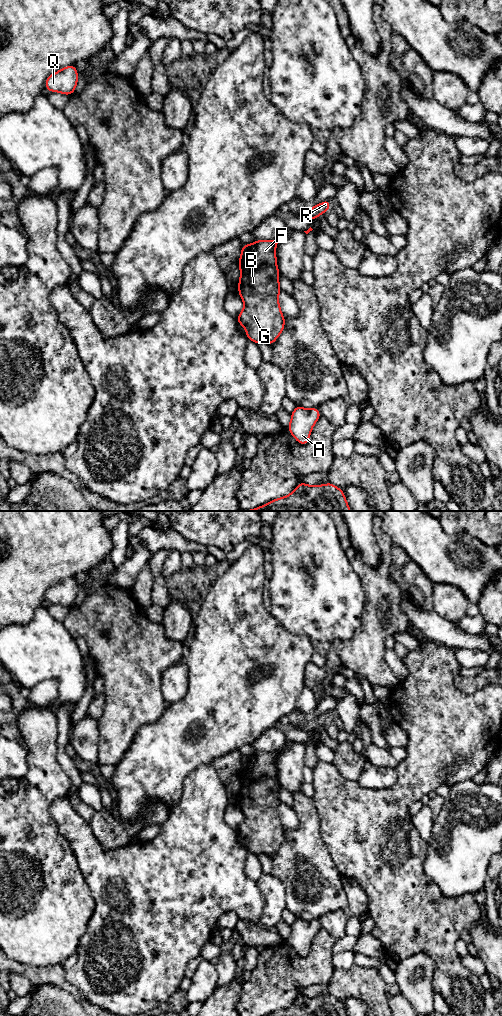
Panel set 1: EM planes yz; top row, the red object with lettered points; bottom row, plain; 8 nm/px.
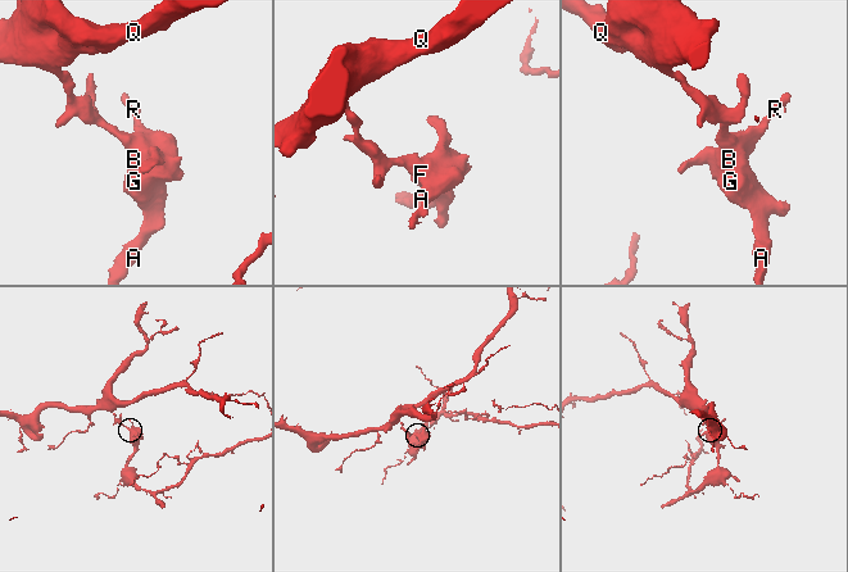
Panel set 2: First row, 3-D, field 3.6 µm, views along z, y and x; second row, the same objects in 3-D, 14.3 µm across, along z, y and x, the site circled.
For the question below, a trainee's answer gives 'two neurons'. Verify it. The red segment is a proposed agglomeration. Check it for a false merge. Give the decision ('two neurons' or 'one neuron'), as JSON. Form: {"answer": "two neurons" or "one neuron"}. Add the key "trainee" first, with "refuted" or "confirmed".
{"trainee": "confirmed", "answer": "two neurons"}

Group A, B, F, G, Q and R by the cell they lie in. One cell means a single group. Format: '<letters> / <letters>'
A B F G R / Q

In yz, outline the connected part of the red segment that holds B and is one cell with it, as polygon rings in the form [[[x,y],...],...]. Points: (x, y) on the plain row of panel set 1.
[[[280,751],[255,752],[255,765],[240,769],[238,805],[244,815],[237,834],[246,842],[248,852],[272,856],[284,842],[285,829],[279,816],[280,784],[276,758]]]

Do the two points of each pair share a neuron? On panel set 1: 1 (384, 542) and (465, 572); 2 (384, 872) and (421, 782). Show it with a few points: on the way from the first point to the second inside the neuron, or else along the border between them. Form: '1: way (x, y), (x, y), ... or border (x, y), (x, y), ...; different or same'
1: border (382, 522), (382, 530), (393, 543); different
2: way (383, 850), (383, 820), (399, 804); same

